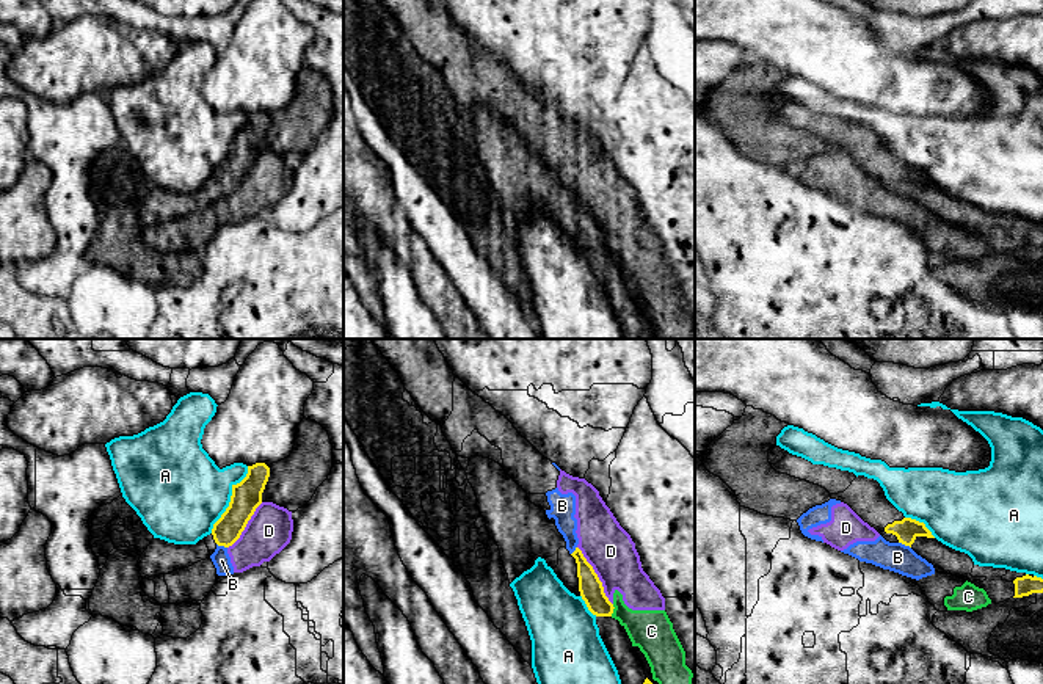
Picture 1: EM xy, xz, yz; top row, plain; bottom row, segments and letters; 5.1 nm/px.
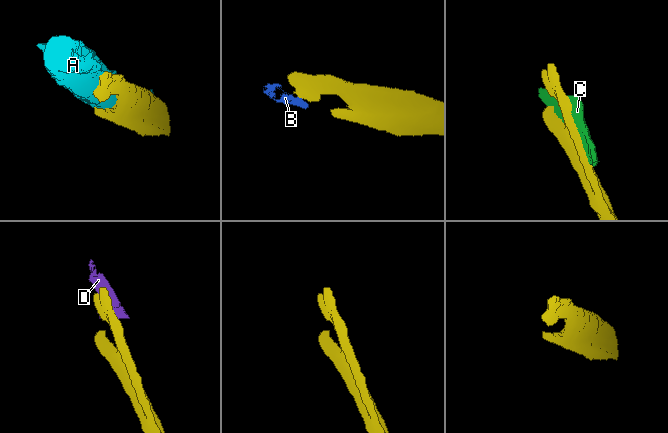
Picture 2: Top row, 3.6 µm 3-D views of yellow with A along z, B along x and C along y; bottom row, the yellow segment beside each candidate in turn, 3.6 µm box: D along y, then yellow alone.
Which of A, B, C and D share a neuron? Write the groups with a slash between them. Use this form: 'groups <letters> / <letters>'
groups A / B C D

